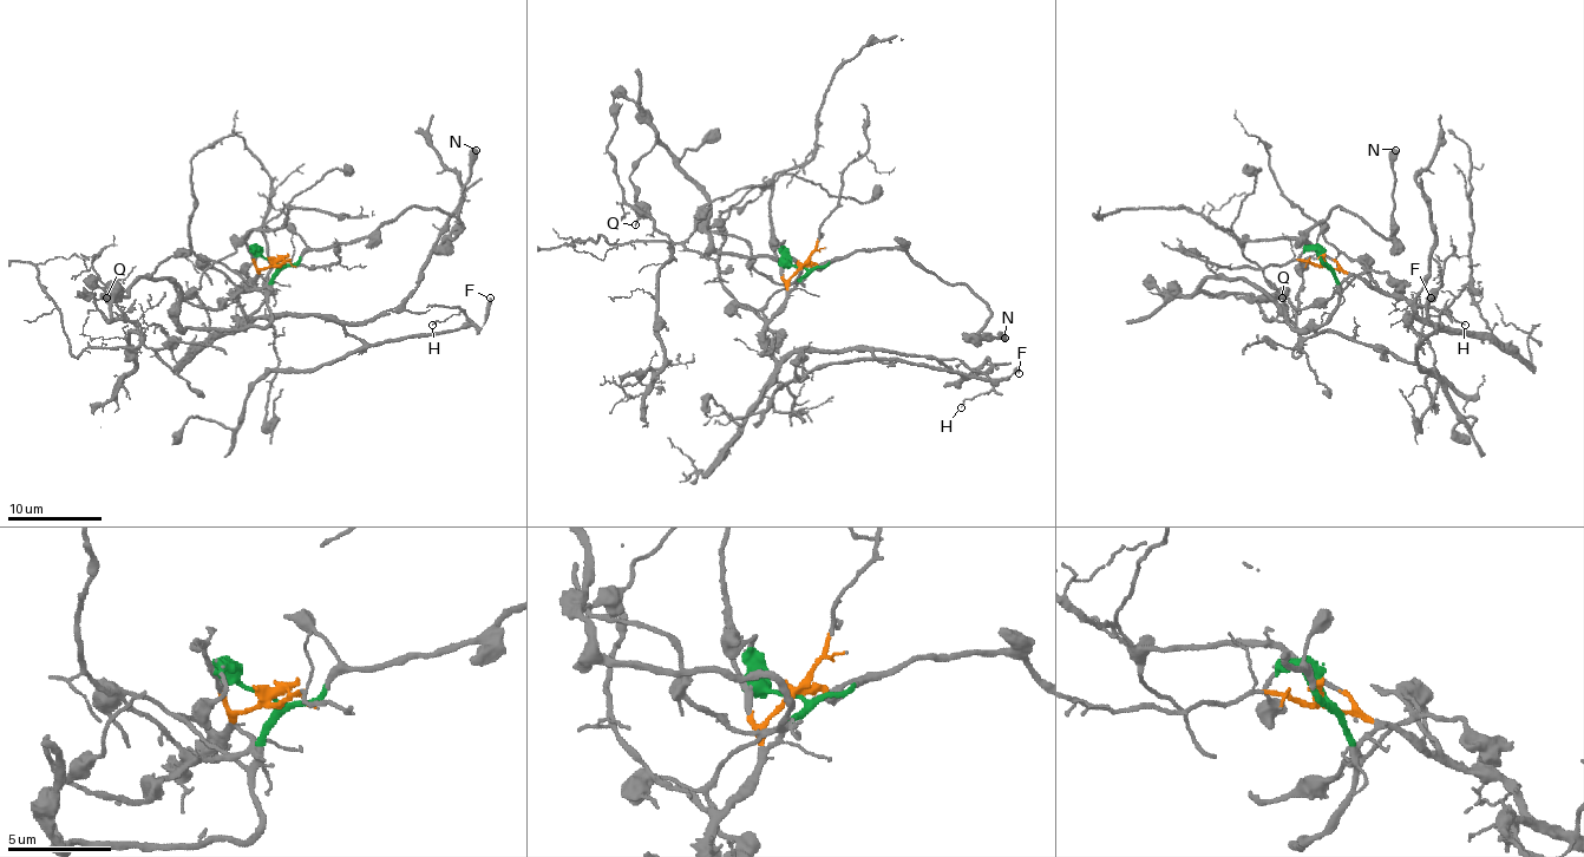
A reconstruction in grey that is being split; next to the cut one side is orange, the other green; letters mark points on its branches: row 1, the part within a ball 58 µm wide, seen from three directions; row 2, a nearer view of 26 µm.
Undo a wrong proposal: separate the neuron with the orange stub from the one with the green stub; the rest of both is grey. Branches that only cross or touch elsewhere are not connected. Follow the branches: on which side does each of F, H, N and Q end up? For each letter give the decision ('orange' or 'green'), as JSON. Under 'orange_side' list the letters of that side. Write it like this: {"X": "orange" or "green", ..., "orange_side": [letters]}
{"F": "orange", "H": "orange", "N": "green", "Q": "green", "orange_side": ["F", "H"]}

